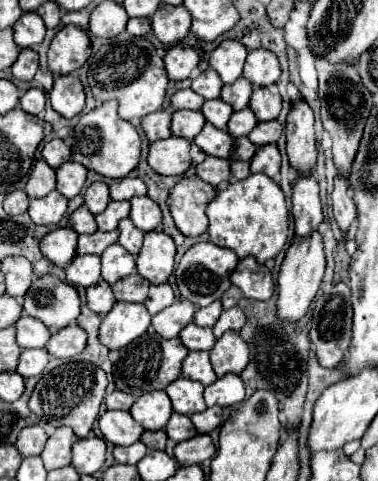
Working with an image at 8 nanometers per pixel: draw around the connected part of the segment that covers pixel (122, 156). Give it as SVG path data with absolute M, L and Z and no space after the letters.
M108 101L82 115L74 127L72 143L72 159L108 179L124 179L140 159L140 135L128 121L118 117L116 109L118 101Z

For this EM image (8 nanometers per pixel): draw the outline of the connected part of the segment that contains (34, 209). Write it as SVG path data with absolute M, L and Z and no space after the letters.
M52 191L42 199L32 199L28 213L36 225L58 225L58 221L66 213L66 205L68 205L68 199Z

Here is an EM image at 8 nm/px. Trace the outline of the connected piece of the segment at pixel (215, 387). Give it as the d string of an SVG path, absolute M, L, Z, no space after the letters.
M228 373L226 377L218 379L210 387L206 387L204 399L206 399L208 407L214 407L214 405L228 407L228 405L240 403L244 399L244 383L242 383L240 375Z

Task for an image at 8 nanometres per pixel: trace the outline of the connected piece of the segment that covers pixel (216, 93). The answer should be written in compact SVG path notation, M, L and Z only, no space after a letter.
M206 69L202 73L198 73L194 79L192 79L192 89L202 95L204 99L216 99L220 97L220 89L222 89L222 79L218 77L218 73L214 69Z

